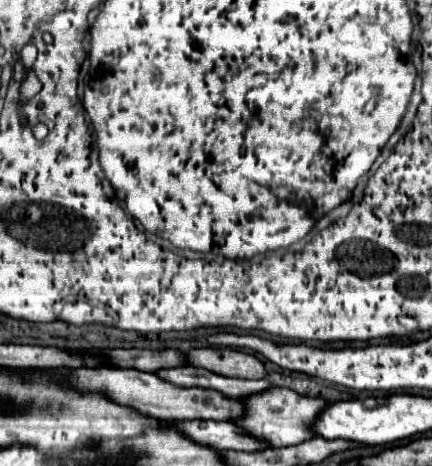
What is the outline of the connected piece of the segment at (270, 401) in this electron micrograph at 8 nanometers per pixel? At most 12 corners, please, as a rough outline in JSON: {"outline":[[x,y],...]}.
{"outline":[[268,388],[240,402],[232,420],[270,446],[312,438],[326,400]]}

